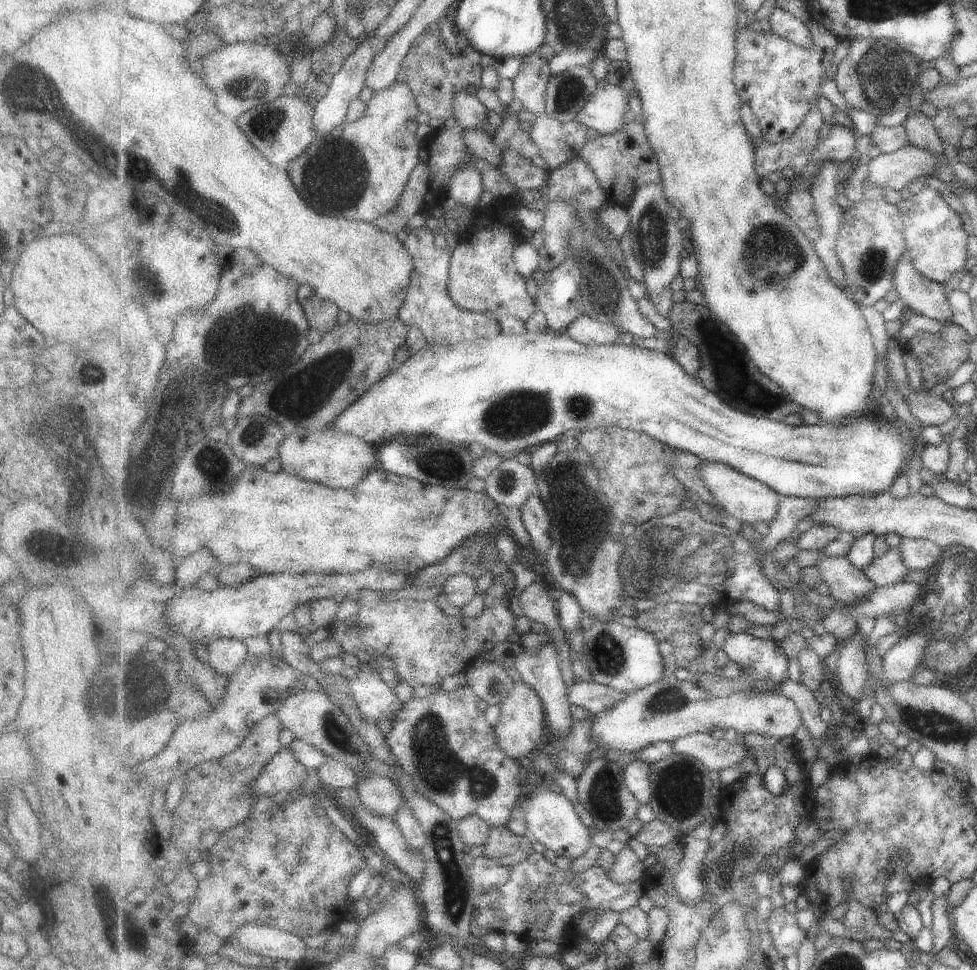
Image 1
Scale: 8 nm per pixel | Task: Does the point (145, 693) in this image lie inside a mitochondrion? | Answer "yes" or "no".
yes

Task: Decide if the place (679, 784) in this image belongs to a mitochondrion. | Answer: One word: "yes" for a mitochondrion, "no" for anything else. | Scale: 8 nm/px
yes

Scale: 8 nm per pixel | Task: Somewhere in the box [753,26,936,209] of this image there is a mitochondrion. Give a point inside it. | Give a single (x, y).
(880, 70)

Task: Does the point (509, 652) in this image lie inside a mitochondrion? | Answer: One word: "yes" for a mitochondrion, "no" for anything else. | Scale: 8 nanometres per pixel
no

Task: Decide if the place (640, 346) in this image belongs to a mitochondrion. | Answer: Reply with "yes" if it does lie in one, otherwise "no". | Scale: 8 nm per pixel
no

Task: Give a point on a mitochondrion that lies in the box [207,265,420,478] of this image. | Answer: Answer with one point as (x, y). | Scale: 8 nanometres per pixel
(298, 397)

